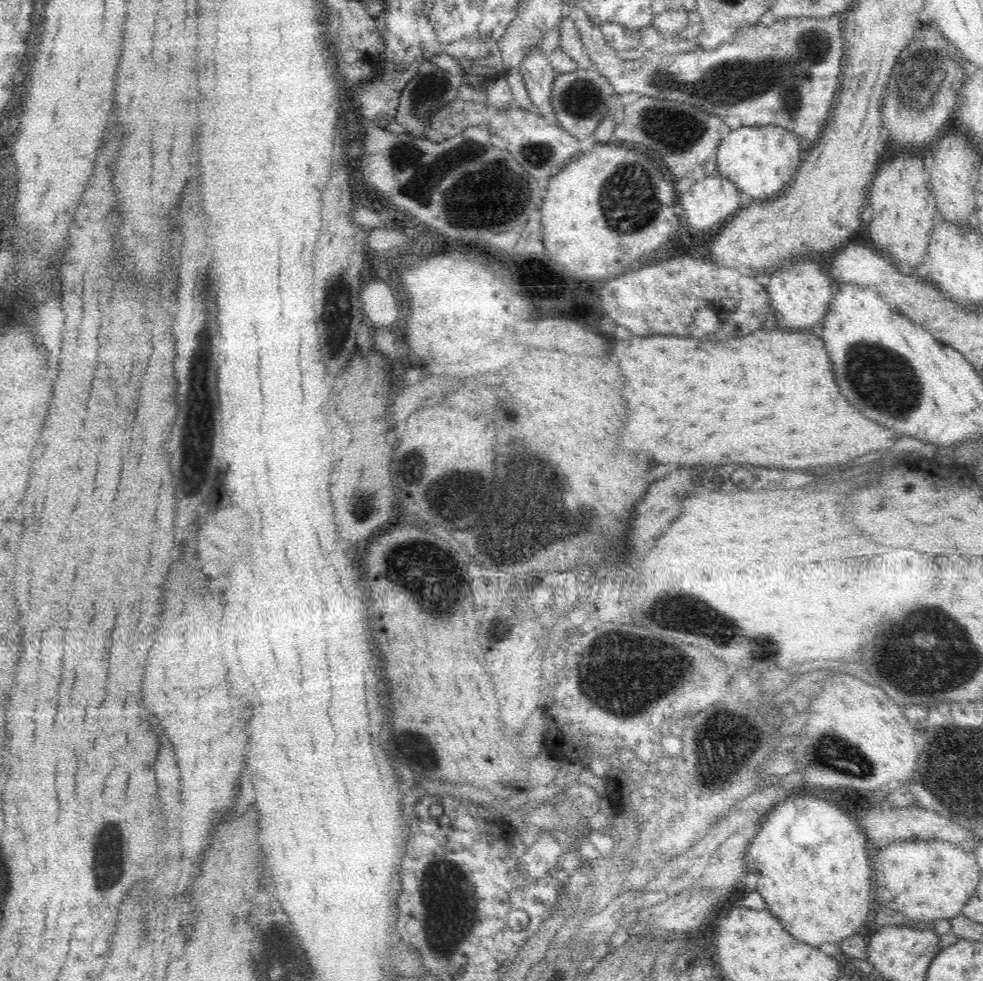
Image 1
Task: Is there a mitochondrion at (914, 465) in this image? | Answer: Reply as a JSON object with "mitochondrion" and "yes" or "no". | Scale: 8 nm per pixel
{"mitochondrion":"no"}

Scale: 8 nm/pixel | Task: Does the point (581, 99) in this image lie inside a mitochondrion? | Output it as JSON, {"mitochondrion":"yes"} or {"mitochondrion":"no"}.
{"mitochondrion":"yes"}

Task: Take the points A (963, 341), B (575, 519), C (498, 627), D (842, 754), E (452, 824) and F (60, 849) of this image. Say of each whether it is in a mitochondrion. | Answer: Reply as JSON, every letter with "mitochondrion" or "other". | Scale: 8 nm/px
{"A":"other","B":"mitochondrion","C":"mitochondrion","D":"mitochondrion","E":"other","F":"other"}

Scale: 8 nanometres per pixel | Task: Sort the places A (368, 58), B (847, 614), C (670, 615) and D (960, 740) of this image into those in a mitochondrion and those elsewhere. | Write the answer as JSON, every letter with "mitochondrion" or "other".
{"A":"mitochondrion","B":"other","C":"mitochondrion","D":"mitochondrion"}

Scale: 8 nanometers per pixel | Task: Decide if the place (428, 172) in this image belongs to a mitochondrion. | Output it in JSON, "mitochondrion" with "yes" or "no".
{"mitochondrion":"yes"}

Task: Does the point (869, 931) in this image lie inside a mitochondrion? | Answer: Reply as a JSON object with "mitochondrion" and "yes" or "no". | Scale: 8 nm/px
{"mitochondrion":"no"}

